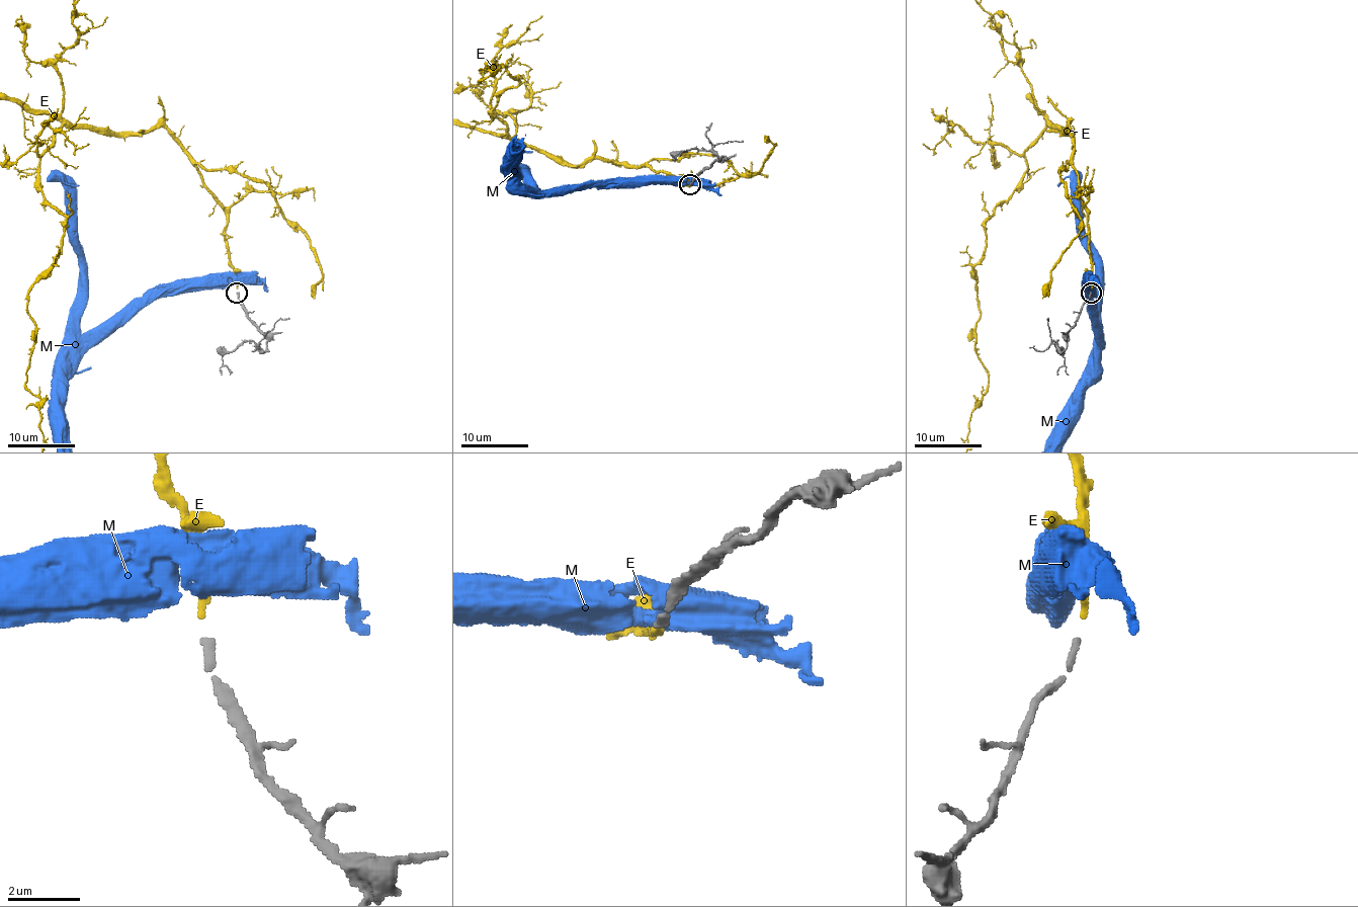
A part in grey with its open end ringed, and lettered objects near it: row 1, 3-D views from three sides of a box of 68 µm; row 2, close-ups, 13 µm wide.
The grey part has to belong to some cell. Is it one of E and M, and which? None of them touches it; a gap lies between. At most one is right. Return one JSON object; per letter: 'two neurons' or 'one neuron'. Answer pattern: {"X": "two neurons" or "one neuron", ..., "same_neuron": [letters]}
{"E": "one neuron", "M": "two neurons", "same_neuron": ["E"]}

